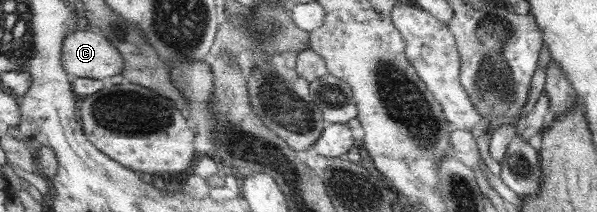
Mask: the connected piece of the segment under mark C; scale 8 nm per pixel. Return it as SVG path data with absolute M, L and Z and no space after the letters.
M76 30L64 41L63 64L73 79L90 77L106 81L124 71L126 61L119 48L102 34Z

